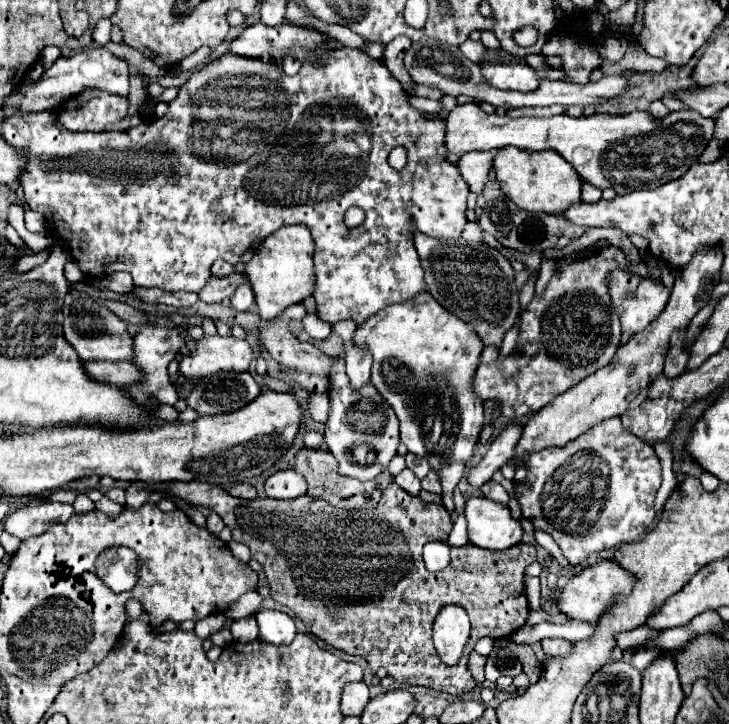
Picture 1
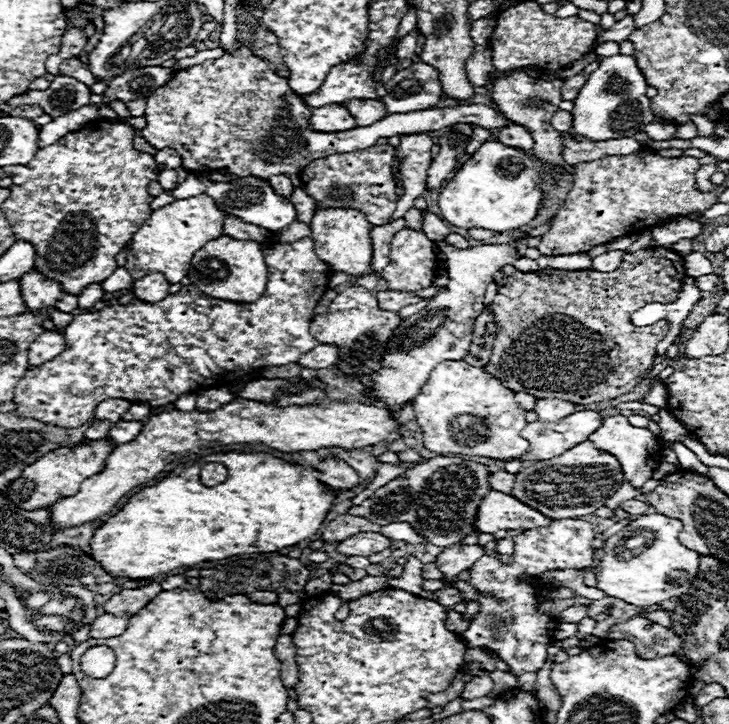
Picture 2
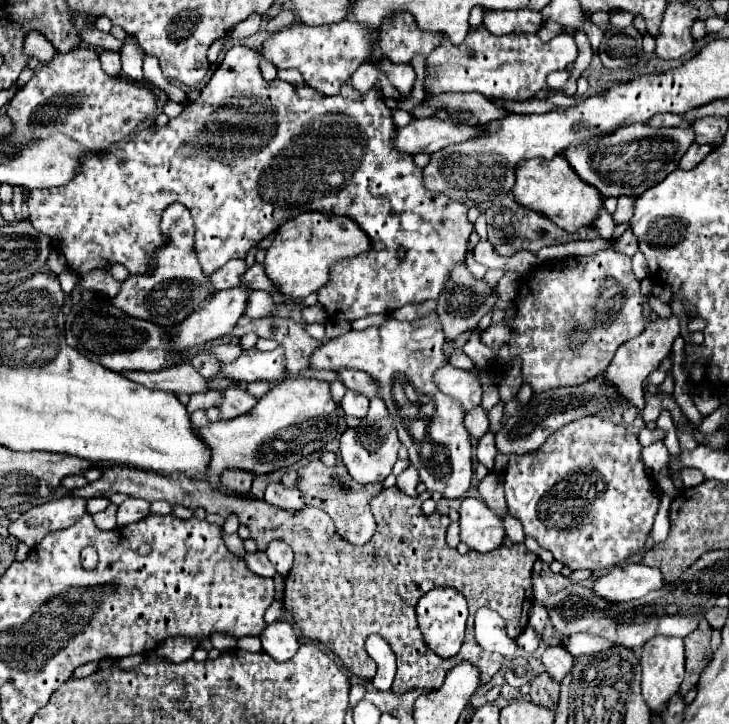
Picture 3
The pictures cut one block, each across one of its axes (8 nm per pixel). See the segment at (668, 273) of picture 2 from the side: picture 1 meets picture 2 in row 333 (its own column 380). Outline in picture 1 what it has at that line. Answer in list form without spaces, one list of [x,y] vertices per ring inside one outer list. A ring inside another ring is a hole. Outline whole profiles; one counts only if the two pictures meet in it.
[[[164,482],[150,486],[150,492],[160,492],[162,496],[186,500],[196,508],[216,512],[232,530],[234,540],[246,544],[252,552],[252,558],[262,564],[272,588],[274,602],[288,606],[304,622],[312,636],[318,636],[336,650],[352,656],[362,656],[372,672],[376,672],[378,668],[386,668],[388,676],[402,684],[426,686],[438,692],[448,692],[452,696],[464,696],[472,692],[478,684],[468,670],[468,656],[474,650],[476,640],[482,636],[506,638],[518,628],[522,628],[530,614],[524,590],[524,570],[526,566],[536,562],[536,548],[532,544],[520,542],[506,550],[482,550],[474,544],[466,544],[462,548],[450,546],[450,564],[440,572],[428,572],[422,562],[422,548],[428,542],[448,542],[448,534],[452,530],[450,514],[440,504],[430,504],[420,500],[418,496],[410,496],[400,486],[396,486],[396,482],[388,484],[386,492],[382,492],[378,508],[370,514],[350,514],[344,510],[336,510],[324,500],[312,500],[310,496],[300,496],[294,500],[238,500],[220,486],[208,482]],[[330,592],[384,594],[380,598],[342,598]],[[444,604],[462,606],[472,622],[472,634],[464,648],[462,660],[452,668],[448,668],[446,664],[442,664],[440,658],[436,658],[436,650],[432,644],[432,624],[436,612]]]

